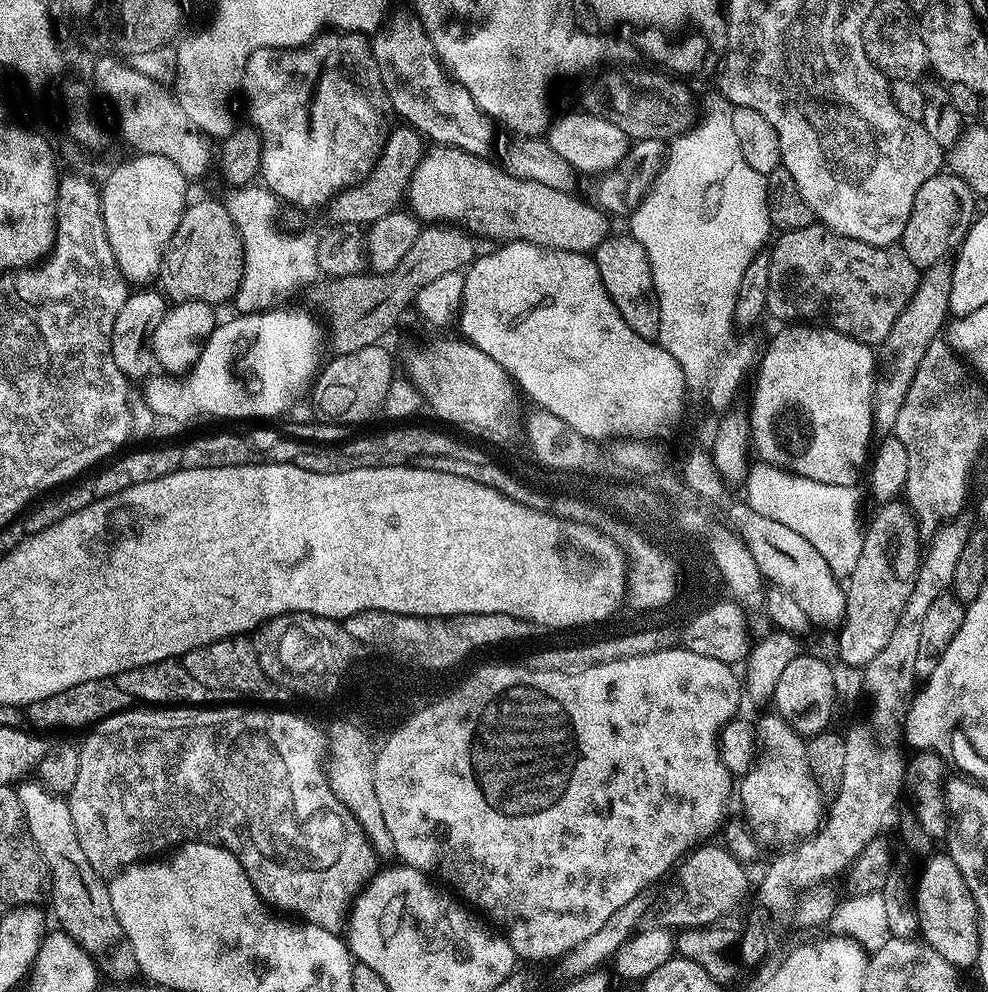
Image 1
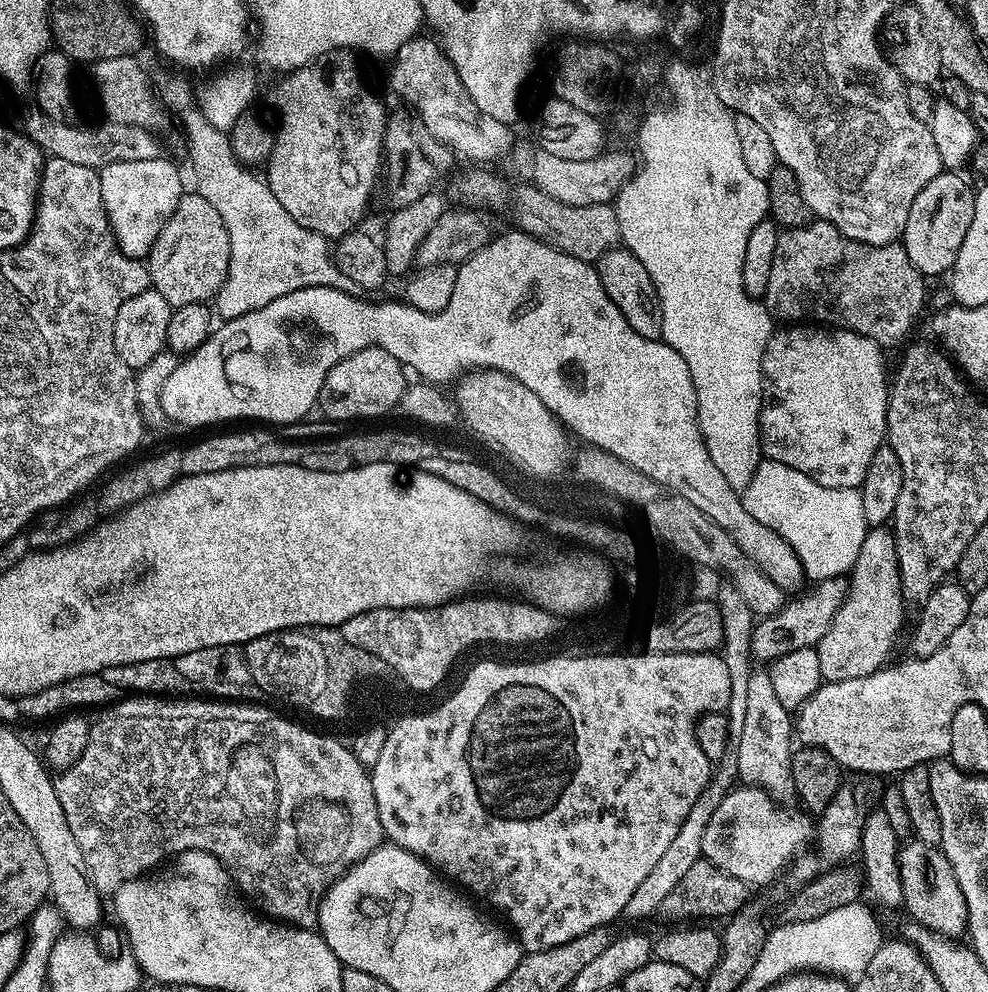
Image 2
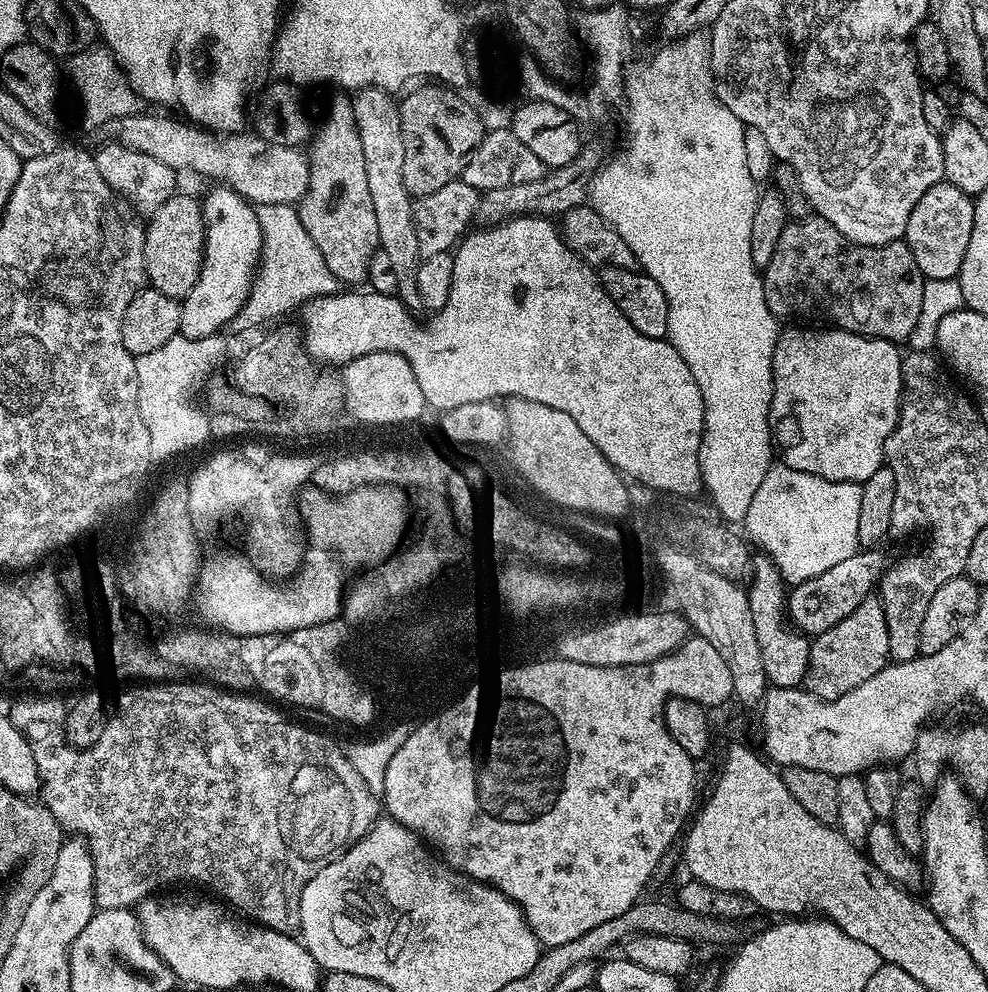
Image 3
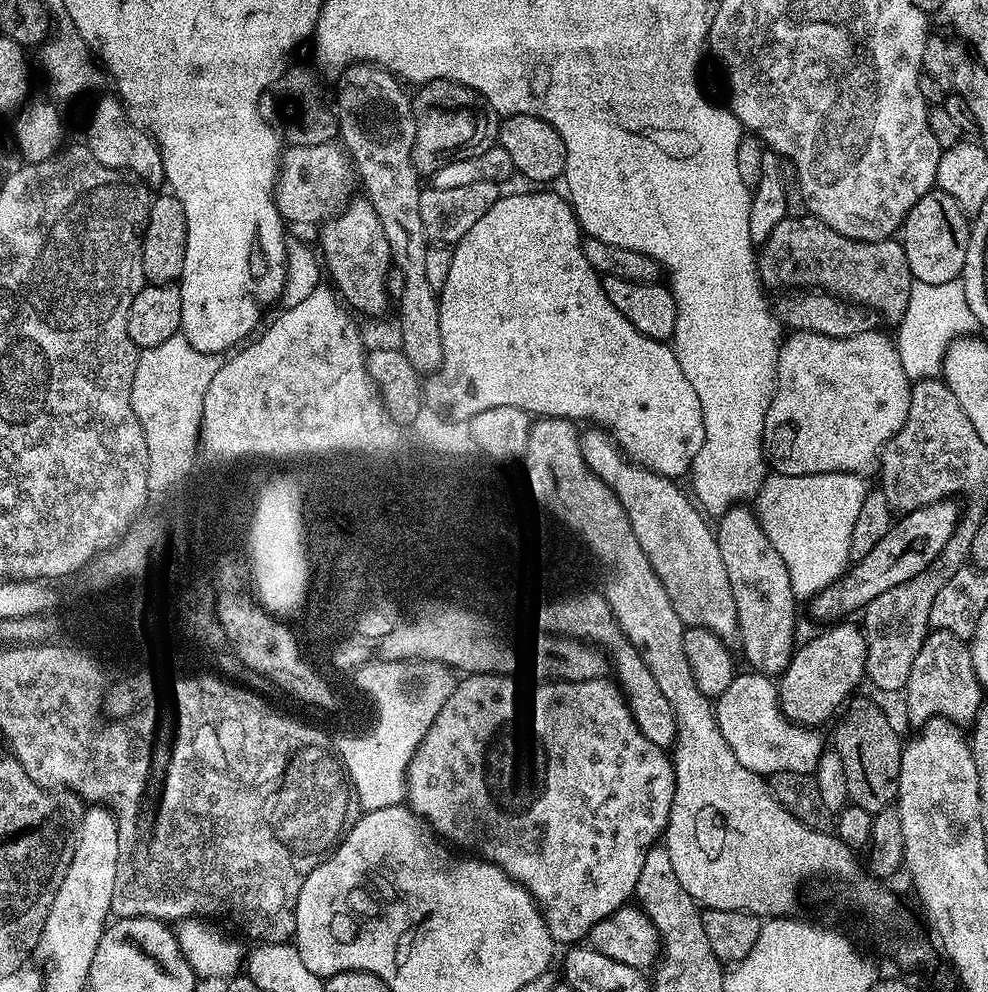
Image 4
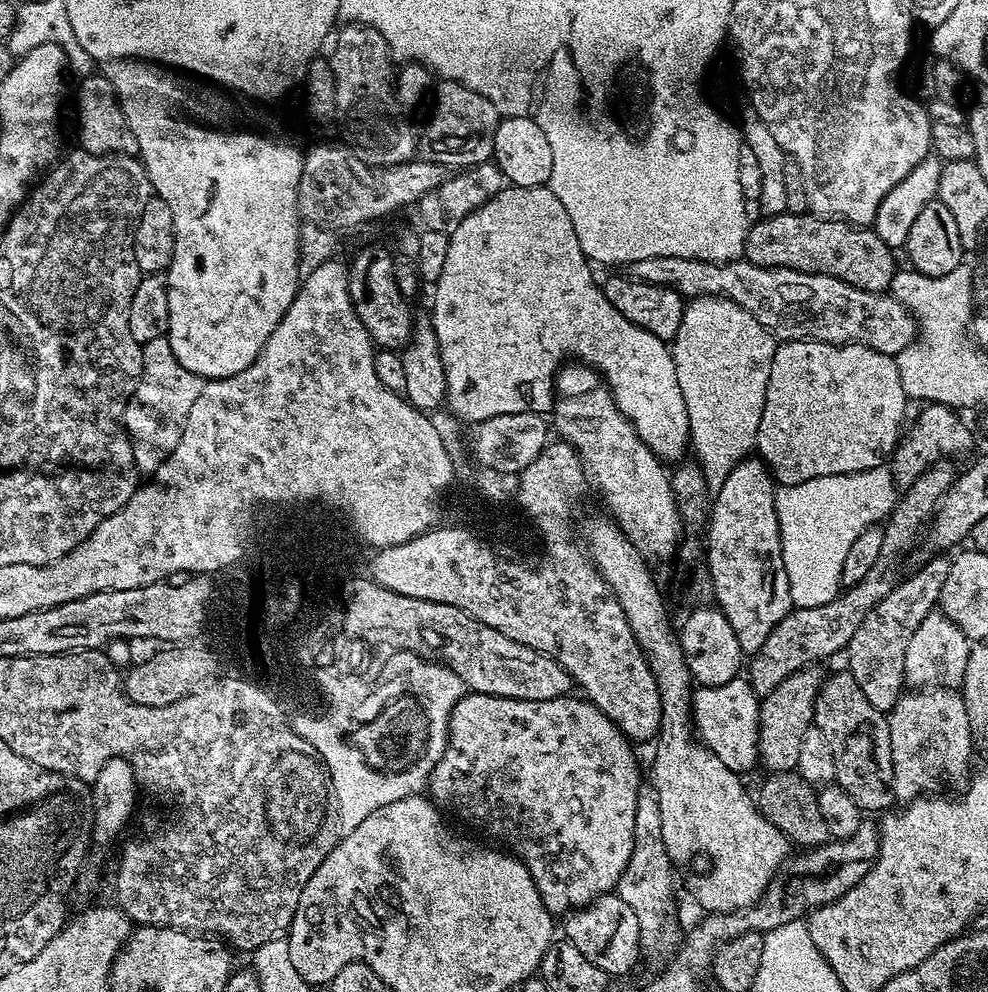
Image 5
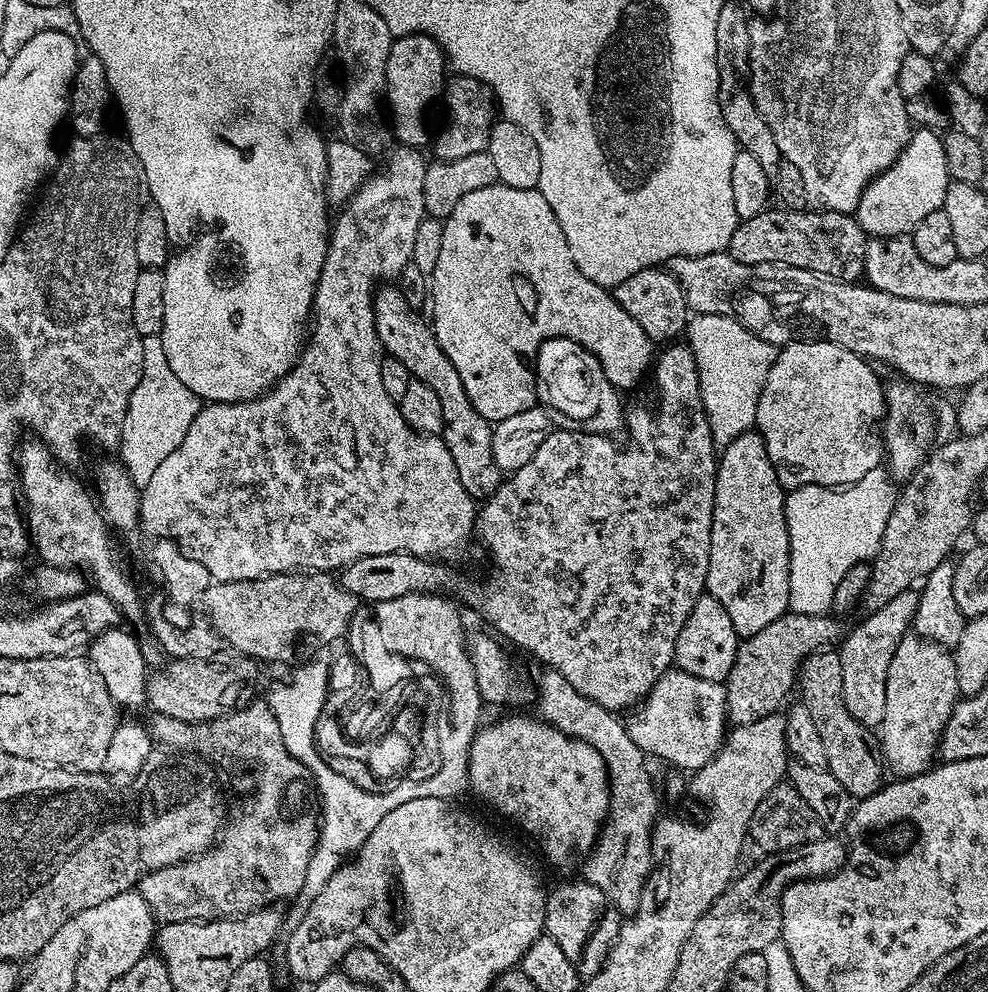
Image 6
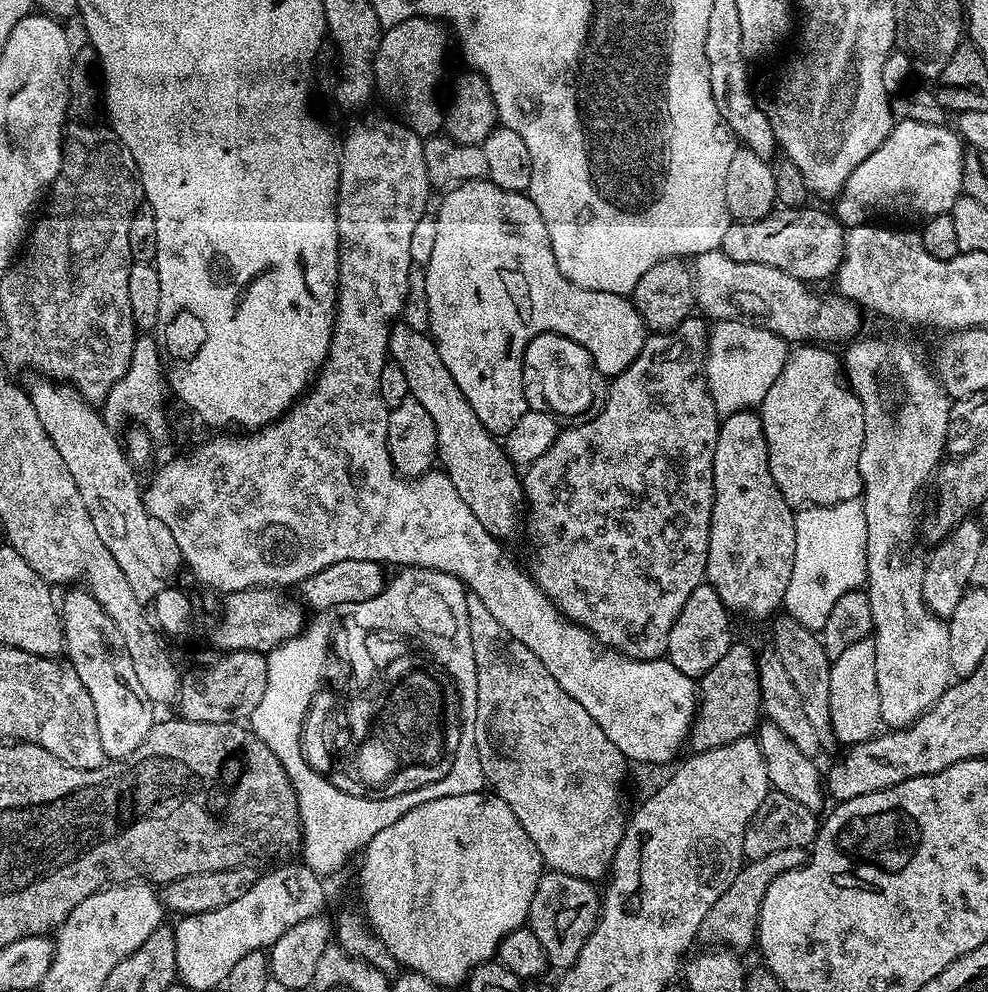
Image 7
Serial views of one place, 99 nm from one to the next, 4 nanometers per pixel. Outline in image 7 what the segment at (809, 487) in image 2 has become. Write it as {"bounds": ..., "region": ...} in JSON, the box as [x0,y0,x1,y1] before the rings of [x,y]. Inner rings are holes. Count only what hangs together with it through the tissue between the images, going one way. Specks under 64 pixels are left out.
{"bounds":[782,499,867,633],"region":[[[859,499],[805,506],[796,512],[794,571],[782,605],[787,615],[819,633],[838,598],[847,591],[859,589],[867,578],[866,518]]]}

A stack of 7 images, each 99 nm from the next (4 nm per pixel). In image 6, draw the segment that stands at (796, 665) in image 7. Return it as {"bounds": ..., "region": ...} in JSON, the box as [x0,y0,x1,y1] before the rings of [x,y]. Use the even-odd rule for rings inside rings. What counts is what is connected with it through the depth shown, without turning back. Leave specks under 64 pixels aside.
{"bounds":[798,650,885,798],"region":[[[821,650],[810,654],[800,665],[798,677],[799,699],[810,710],[810,718],[814,718],[814,726],[822,738],[822,746],[826,746],[826,762],[828,771],[846,786],[853,798],[872,796],[885,783],[885,765],[878,755],[877,749],[868,741],[869,729],[859,724],[850,714],[842,694],[842,662],[839,651]]]}

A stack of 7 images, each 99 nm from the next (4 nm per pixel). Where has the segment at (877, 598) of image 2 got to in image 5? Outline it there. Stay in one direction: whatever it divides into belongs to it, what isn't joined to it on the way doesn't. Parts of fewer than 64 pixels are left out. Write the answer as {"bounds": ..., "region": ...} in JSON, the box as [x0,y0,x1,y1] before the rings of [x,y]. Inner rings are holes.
{"bounds":[759,666,822,773],"region":[[[809,666],[790,674],[766,697],[760,705],[760,746],[759,759],[768,767],[769,773],[790,772],[798,762],[798,750],[808,728],[813,727],[816,719],[816,696],[822,683],[821,669]]]}

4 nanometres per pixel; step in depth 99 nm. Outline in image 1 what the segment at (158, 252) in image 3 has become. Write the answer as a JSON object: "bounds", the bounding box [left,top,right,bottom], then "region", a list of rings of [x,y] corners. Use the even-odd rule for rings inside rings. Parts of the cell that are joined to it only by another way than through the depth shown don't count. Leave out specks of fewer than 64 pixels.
{"bounds":[158,200,243,306],"region":[[[200,200],[185,207],[178,230],[168,243],[158,284],[169,301],[203,300],[205,304],[219,306],[223,300],[235,297],[243,280],[243,266],[243,242],[229,209],[216,200]]]}

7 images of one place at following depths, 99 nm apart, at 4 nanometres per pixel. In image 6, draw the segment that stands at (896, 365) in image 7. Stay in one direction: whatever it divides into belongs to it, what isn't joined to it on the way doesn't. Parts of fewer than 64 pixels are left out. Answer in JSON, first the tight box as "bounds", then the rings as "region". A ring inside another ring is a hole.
{"bounds":[878,378,959,777],"region":[[[896,378],[884,390],[886,415],[882,421],[882,448],[886,453],[887,471],[896,482],[909,480],[934,444],[932,435],[936,428],[932,425],[932,412],[927,402],[916,392],[919,392],[917,385],[904,378]],[[905,634],[890,658],[890,668],[886,670],[886,710],[878,725],[878,748],[883,763],[891,771],[893,768],[897,777],[917,776],[933,767],[940,735],[959,696],[952,652],[933,640]]]}

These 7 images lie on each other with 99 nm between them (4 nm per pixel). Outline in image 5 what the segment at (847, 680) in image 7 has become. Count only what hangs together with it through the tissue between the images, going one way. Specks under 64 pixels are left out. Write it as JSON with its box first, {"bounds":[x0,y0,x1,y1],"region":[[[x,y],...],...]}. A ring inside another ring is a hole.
{"bounds":[846,558,950,713],"region":[[[932,558],[913,576],[905,575],[896,589],[866,614],[866,622],[858,626],[854,638],[850,638],[846,649],[848,664],[846,670],[858,682],[862,694],[866,694],[866,702],[880,712],[891,713],[892,707],[905,691],[904,663],[906,662],[906,646],[910,646],[910,638],[914,638],[914,630],[939,605],[942,594],[942,582],[946,582],[946,574],[950,574],[950,563],[944,558]]]}

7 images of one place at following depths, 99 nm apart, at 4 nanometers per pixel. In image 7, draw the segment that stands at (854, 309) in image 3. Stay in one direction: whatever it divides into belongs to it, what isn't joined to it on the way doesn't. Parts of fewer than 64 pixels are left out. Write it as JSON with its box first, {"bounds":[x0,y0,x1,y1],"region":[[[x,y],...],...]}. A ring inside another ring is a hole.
{"bounds":[719,207,846,282],"region":[[[781,207],[761,220],[729,223],[719,251],[734,258],[734,262],[774,266],[774,270],[782,270],[805,282],[831,281],[844,260],[846,228],[831,211],[823,212],[820,208],[812,207]]]}

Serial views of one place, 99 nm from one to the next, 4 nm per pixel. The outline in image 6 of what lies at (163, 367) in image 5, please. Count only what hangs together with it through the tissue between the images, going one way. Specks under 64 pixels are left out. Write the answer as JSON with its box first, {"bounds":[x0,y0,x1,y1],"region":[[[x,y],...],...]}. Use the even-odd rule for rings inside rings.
{"bounds":[118,336,202,488],"region":[[[160,336],[141,337],[143,352],[142,378],[127,404],[118,445],[119,459],[136,488],[145,488],[159,463],[178,448],[190,424],[200,412],[202,402],[170,369]]]}

